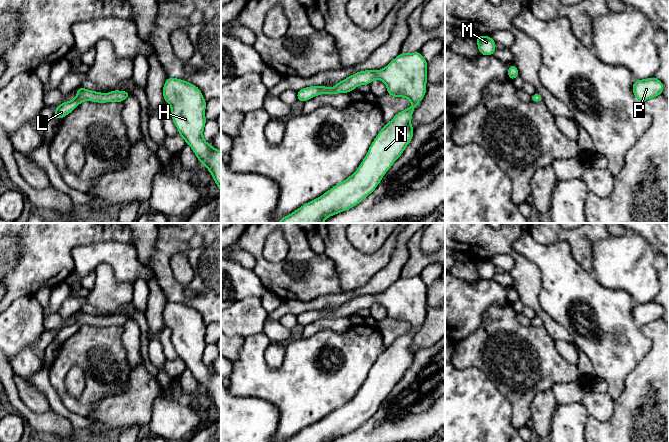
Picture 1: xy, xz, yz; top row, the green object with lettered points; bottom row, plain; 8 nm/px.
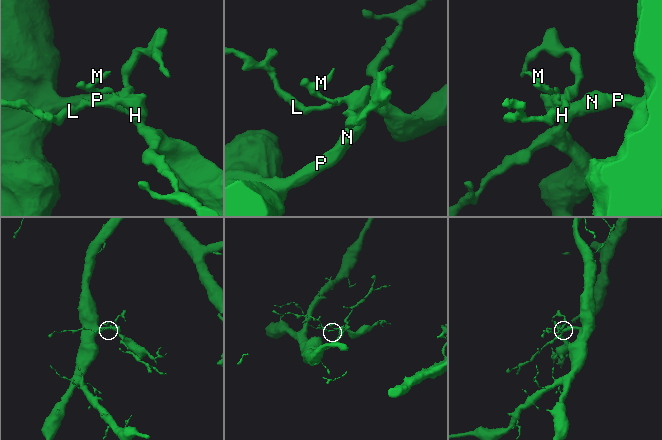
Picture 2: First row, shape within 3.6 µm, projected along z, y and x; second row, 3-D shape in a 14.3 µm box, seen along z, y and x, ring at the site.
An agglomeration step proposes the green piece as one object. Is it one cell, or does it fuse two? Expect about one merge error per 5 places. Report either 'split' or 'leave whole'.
leave whole

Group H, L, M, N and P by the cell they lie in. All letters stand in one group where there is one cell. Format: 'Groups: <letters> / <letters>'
Groups: H L M N P

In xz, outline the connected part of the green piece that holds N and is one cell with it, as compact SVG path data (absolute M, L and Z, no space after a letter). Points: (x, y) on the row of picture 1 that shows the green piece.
M420 51L400 53L385 68L356 72L333 88L322 85L297 91L298 101L305 102L320 94L349 93L359 85L369 85L378 79L386 84L389 95L407 98L412 106L386 123L351 176L277 223L323 223L328 217L353 208L376 189L413 138L410 122L414 108L426 94L427 65Z

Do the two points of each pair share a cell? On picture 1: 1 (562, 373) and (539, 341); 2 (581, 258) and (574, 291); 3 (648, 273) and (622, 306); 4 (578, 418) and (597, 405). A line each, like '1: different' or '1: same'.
1: same
2: different
3: different
4: different

